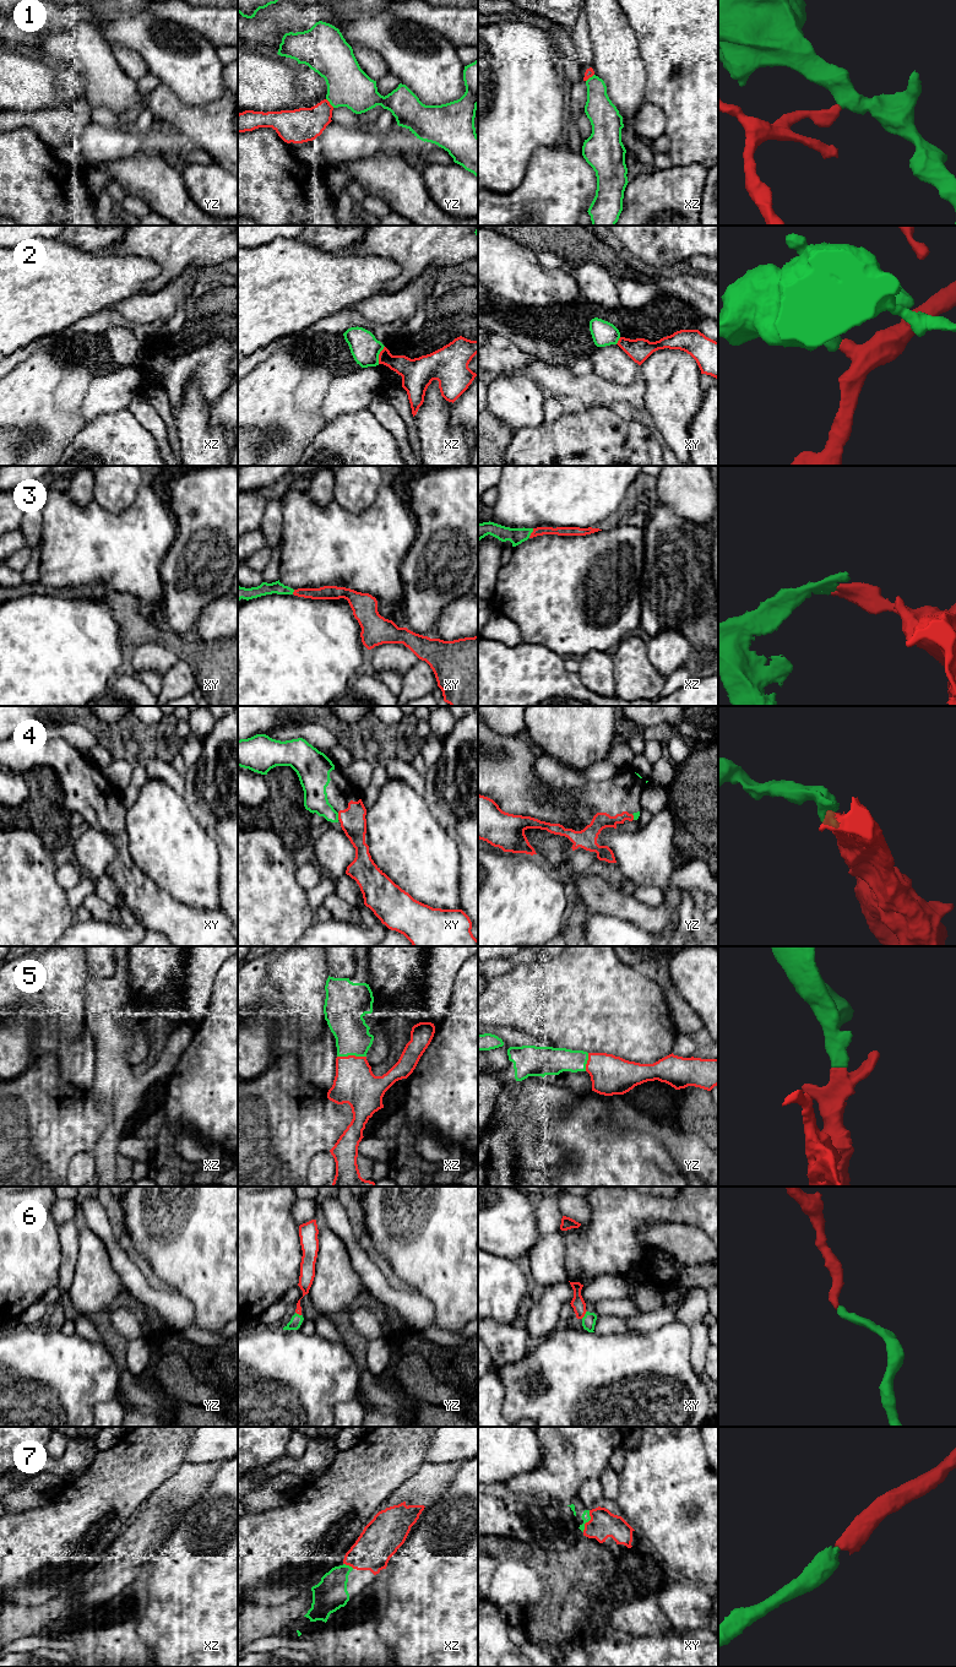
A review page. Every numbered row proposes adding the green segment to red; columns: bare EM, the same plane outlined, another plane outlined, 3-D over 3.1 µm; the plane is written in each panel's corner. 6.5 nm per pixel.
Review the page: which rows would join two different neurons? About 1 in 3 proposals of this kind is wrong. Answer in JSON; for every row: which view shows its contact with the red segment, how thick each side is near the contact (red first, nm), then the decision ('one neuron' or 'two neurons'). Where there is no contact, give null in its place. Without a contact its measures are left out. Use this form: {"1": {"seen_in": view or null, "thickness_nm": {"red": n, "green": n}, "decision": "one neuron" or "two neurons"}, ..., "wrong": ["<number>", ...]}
{"1": {"seen_in": "yz", "thickness_nm": {"red": 220, "green": 280}, "decision": "two neurons"}, "2": {"seen_in": "xz", "thickness_nm": {"red": 160, "green": 190}, "decision": "two neurons"}, "3": {"seen_in": "xz", "thickness_nm": {"red": 60, "green": 110}, "decision": "one neuron"}, "4": {"seen_in": "xy", "thickness_nm": {"red": 170, "green": 160}, "decision": "one neuron"}, "5": {"seen_in": "xz", "thickness_nm": {"red": 280, "green": 240}, "decision": "one neuron"}, "6": {"seen_in": "xy", "thickness_nm": {"red": 90, "green": 90}, "decision": "one neuron"}, "7": {"seen_in": "xy", "thickness_nm": {"red": 180, "green": 60}, "decision": "one neuron"}, "wrong": ["1", "2"]}

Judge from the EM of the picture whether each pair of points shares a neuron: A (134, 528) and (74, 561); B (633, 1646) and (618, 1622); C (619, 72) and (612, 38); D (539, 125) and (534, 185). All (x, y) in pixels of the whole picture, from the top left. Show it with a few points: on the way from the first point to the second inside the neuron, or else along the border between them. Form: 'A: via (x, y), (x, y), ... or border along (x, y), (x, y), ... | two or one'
A: via (119, 543), (114, 548), (88, 552) | one
B: border along (617, 1633), (622, 1635), (655, 1636) | two
C: via (618, 64), (614, 47) | one
D: border along (563, 140), (553, 146), (539, 146), (523, 175) | two

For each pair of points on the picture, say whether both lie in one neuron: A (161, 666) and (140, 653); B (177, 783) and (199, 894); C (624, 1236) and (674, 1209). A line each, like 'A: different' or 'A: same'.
A: same
B: different
C: same

